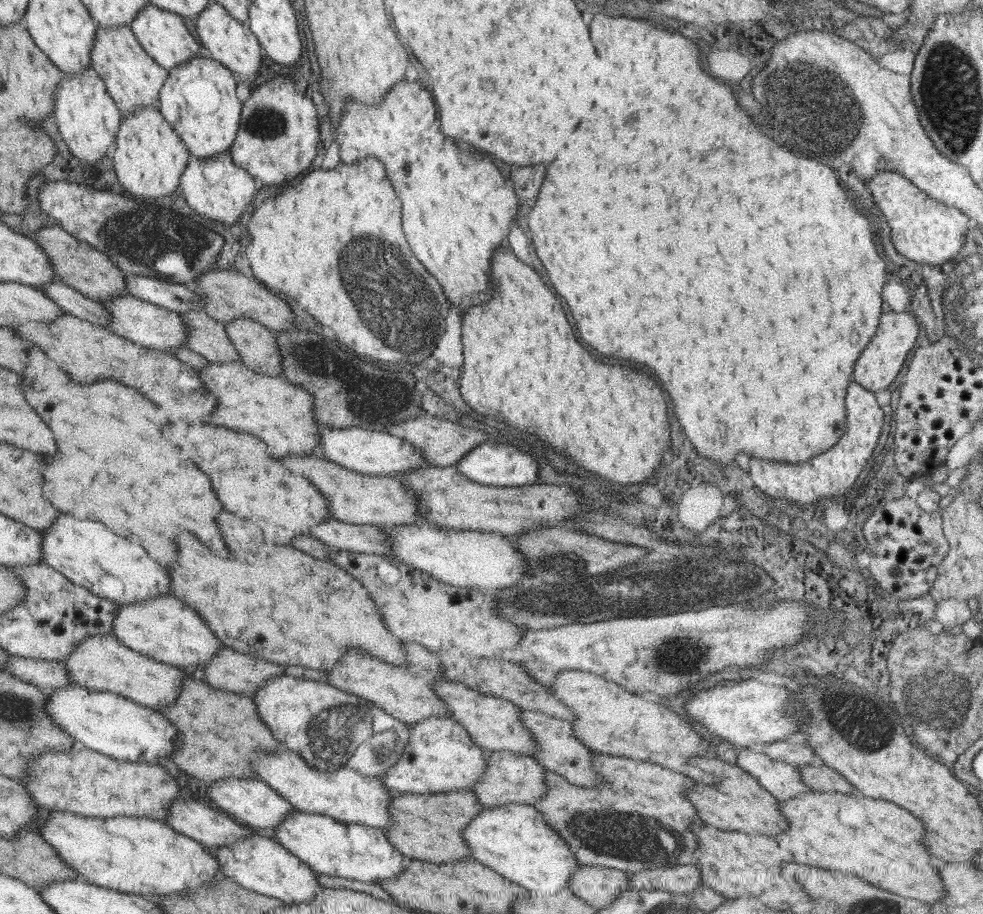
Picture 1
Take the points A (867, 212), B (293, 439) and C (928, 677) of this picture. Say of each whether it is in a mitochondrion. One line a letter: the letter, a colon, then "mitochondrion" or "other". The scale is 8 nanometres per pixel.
A: other
B: other
C: mitochondrion

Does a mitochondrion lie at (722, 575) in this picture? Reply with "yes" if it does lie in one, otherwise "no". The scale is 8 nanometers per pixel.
no

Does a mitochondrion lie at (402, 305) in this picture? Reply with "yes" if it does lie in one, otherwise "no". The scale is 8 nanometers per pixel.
yes

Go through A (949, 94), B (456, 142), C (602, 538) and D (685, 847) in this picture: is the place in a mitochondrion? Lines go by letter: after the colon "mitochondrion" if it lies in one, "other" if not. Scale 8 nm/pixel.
A: mitochondrion
B: other
C: other
D: mitochondrion

